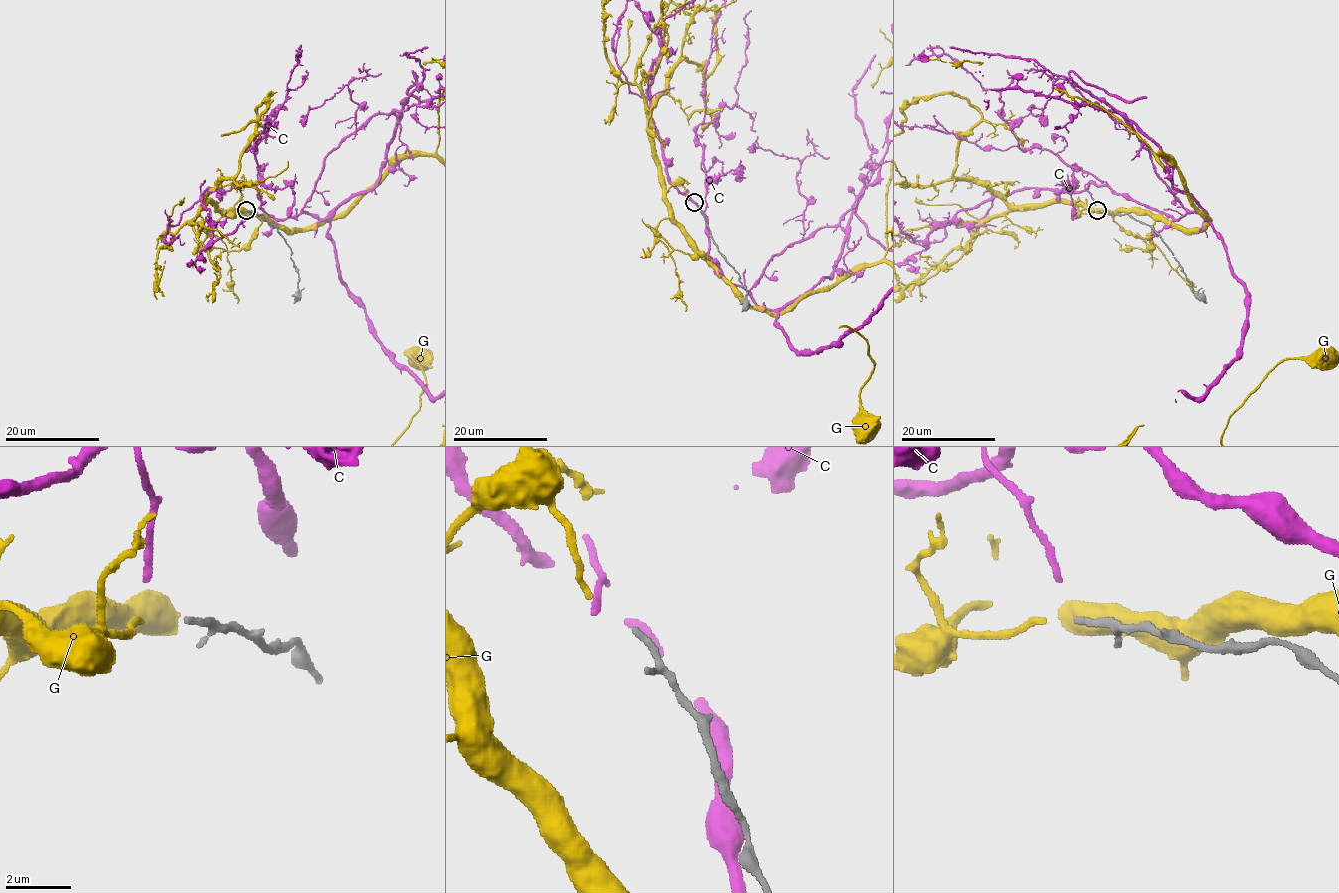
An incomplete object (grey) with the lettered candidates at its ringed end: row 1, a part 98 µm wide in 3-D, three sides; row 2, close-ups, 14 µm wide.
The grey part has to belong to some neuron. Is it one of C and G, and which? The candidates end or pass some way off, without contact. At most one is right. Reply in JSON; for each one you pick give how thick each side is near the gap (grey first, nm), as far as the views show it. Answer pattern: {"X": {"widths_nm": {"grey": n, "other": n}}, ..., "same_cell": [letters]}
{"same_cell": []}

